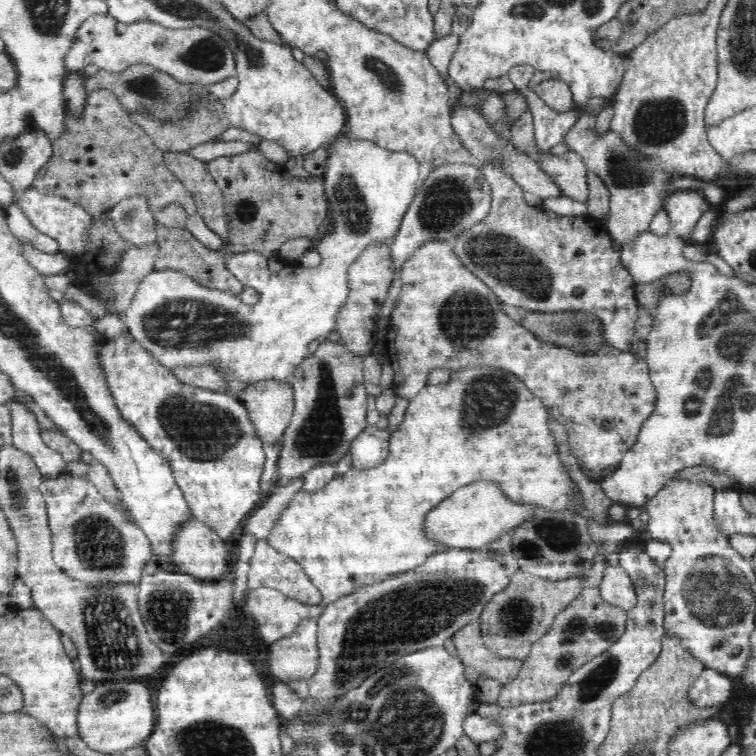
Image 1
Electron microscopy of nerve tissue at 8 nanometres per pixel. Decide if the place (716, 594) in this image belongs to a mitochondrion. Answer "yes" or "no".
yes

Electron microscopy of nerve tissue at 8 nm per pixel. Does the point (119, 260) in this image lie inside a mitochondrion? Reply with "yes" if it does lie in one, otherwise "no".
no

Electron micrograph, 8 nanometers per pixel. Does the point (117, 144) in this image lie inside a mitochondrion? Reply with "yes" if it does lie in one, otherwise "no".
no

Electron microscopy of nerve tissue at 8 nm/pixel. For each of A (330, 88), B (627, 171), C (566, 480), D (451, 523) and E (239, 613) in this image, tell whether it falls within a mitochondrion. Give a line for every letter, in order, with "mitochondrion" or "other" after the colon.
A: other
B: mitochondrion
C: other
D: other
E: other

